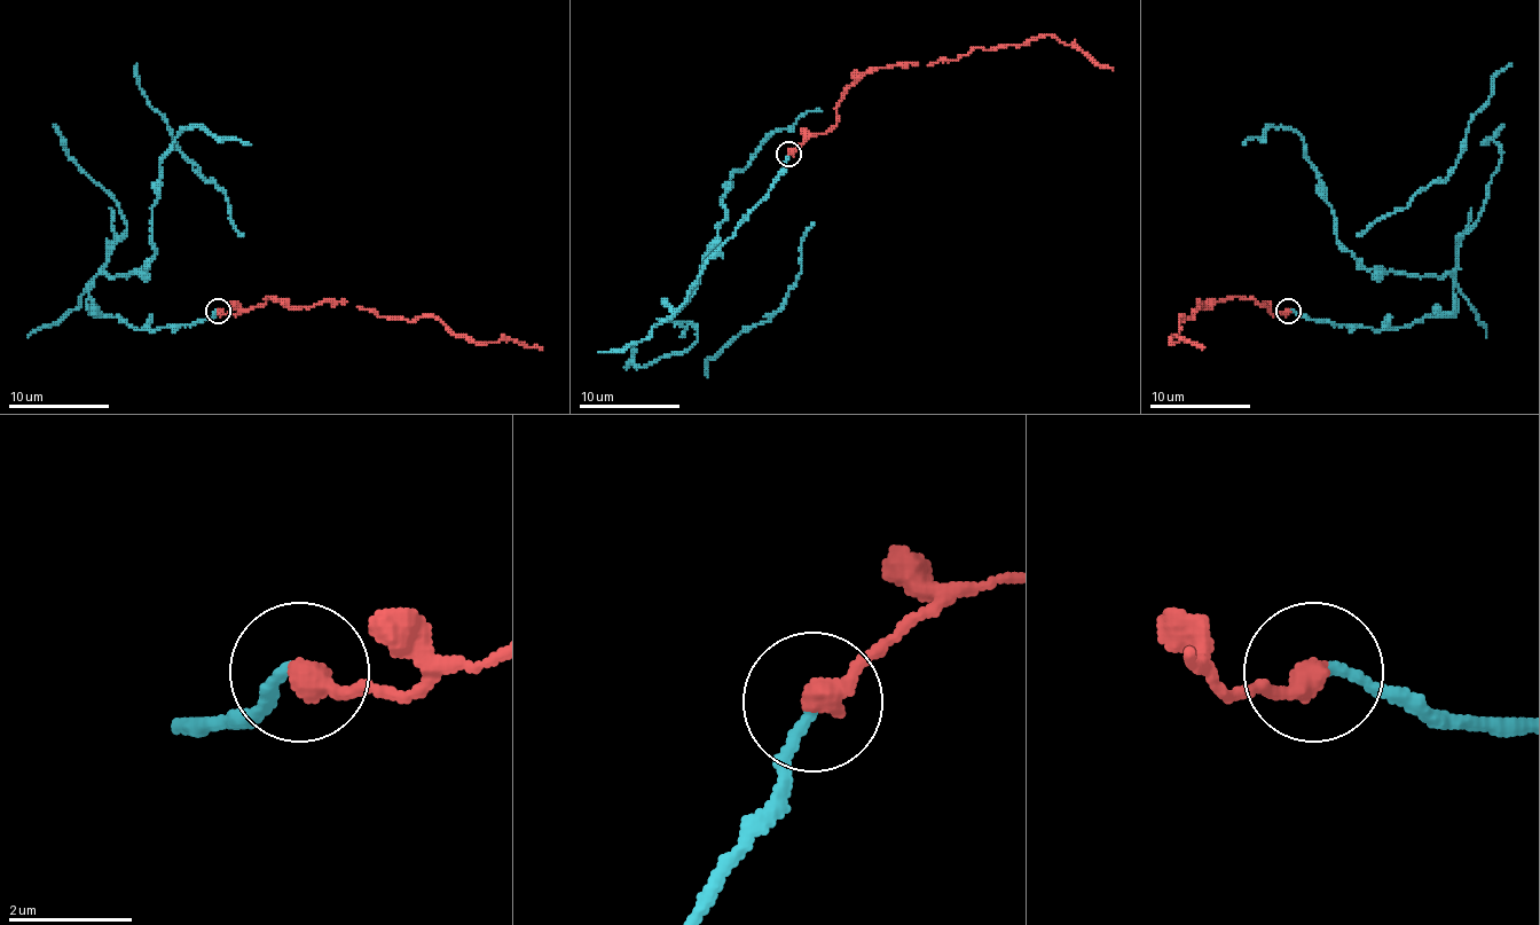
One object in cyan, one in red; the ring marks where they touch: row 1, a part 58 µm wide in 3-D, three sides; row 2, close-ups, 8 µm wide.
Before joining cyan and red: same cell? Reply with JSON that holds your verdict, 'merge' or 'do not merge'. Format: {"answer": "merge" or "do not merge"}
{"answer": "do not merge"}

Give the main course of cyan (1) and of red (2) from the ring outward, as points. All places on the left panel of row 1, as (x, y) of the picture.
1: (218, 312), (136, 329), (103, 316), (88, 284), (147, 268), (159, 162), (185, 126), (251, 144)
2: (218, 312), (238, 314), (274, 297), (299, 306), (324, 302), (410, 322), (435, 316), (477, 342), (542, 347)

